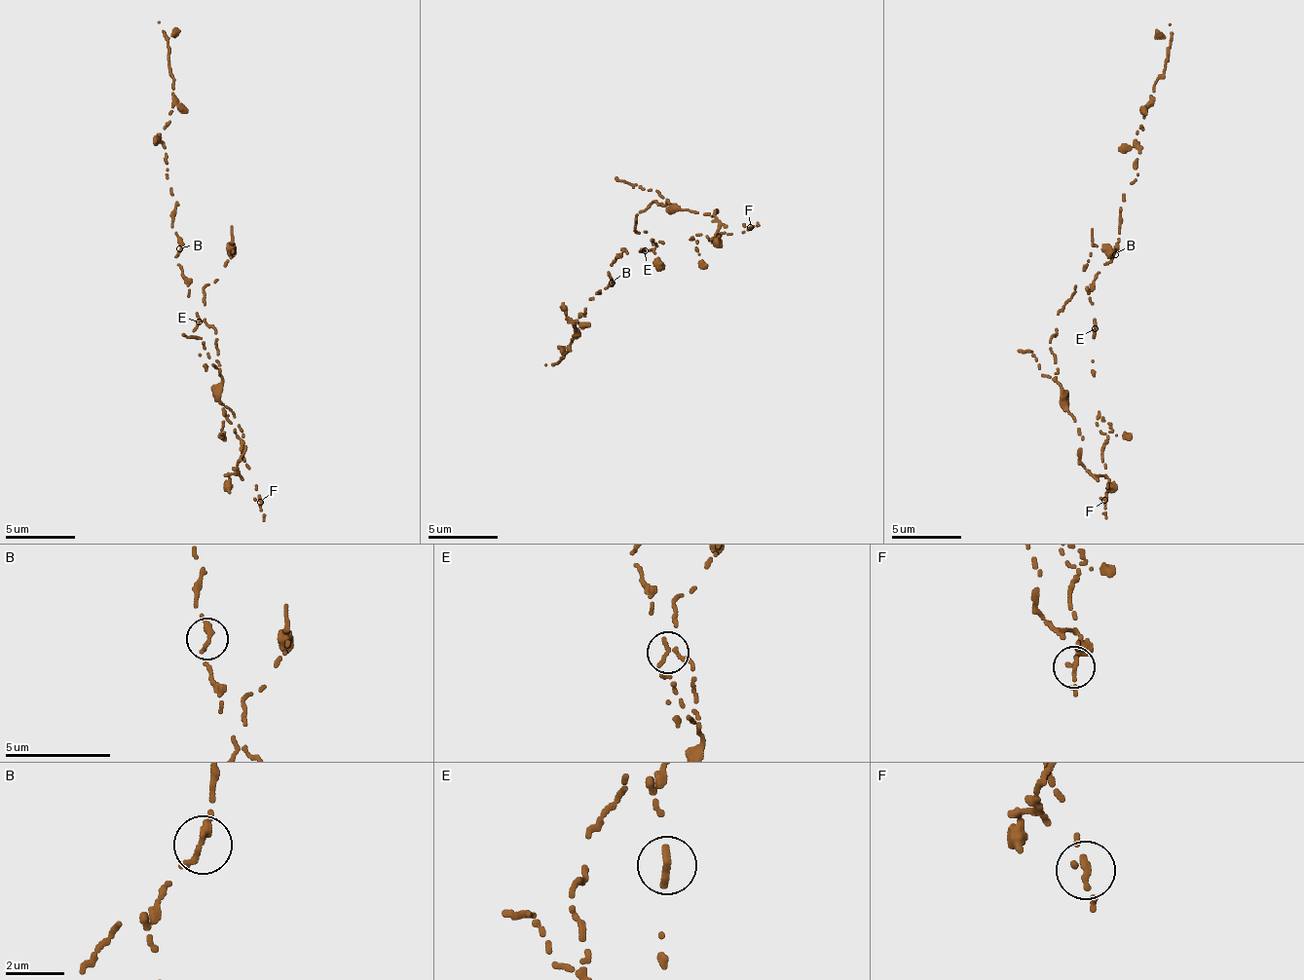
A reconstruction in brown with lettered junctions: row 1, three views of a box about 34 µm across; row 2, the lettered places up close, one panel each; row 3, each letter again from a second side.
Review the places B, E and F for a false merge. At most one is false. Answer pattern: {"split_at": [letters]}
{"split_at": ["F"]}

